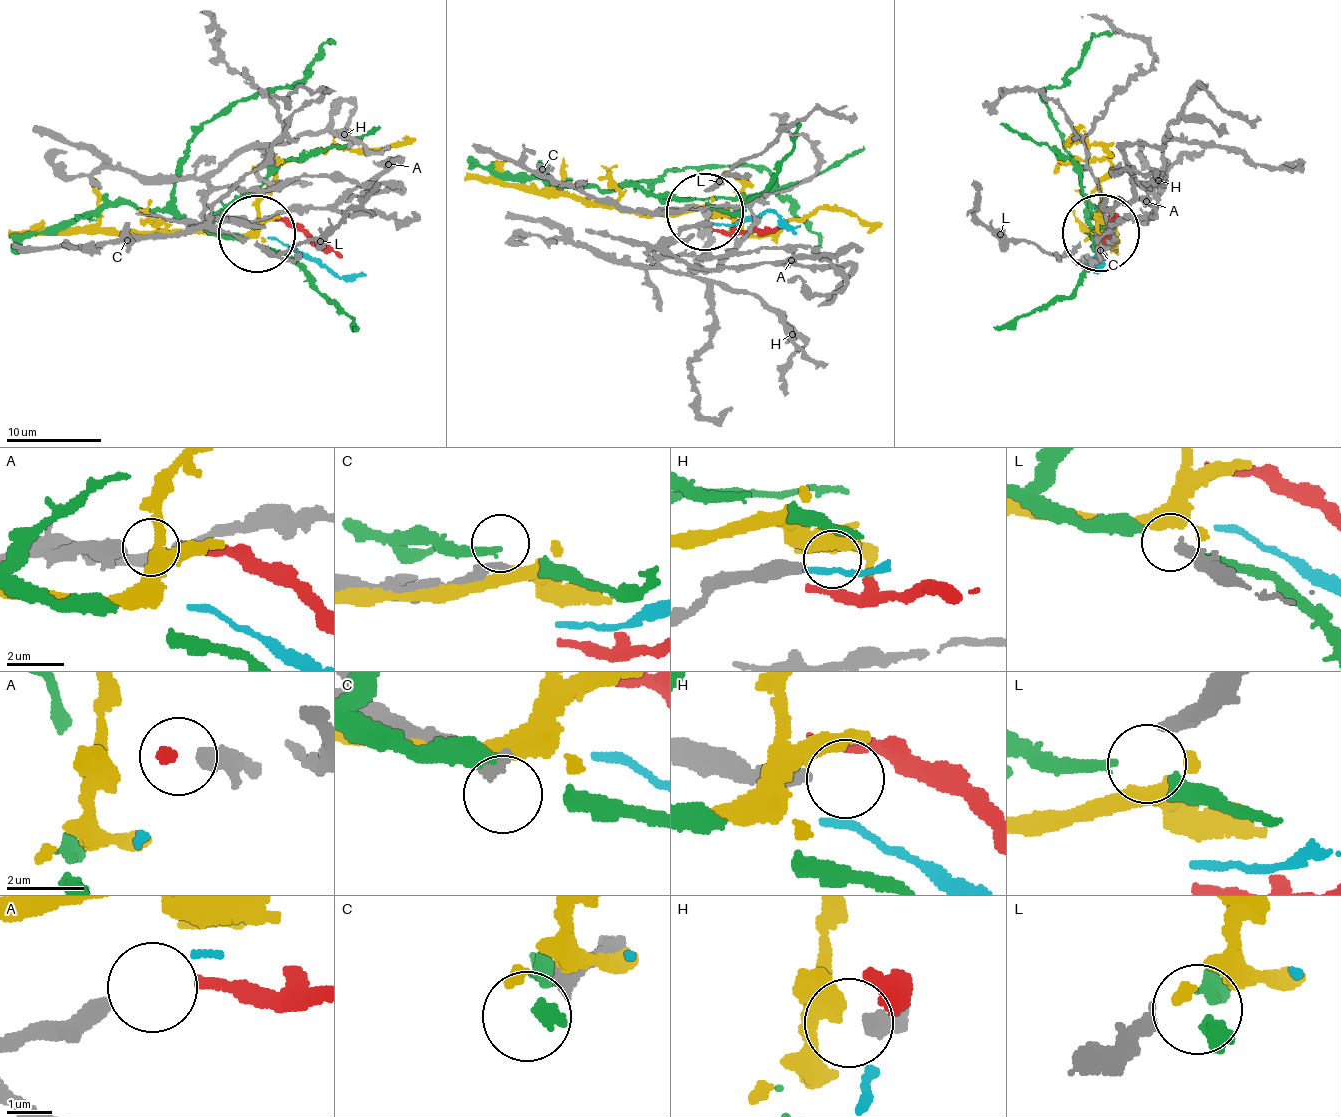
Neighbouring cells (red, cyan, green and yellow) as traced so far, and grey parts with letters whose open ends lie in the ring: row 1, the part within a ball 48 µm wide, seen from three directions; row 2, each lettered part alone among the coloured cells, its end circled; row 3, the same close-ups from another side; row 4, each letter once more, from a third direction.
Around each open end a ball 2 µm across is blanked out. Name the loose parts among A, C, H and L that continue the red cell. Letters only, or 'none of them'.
A

